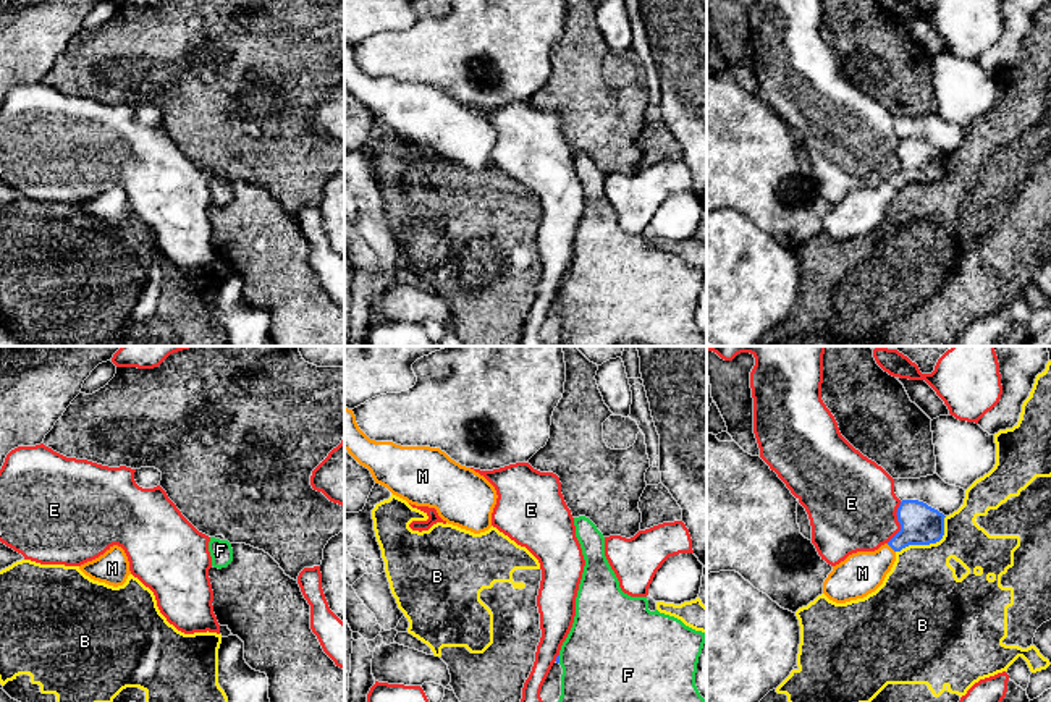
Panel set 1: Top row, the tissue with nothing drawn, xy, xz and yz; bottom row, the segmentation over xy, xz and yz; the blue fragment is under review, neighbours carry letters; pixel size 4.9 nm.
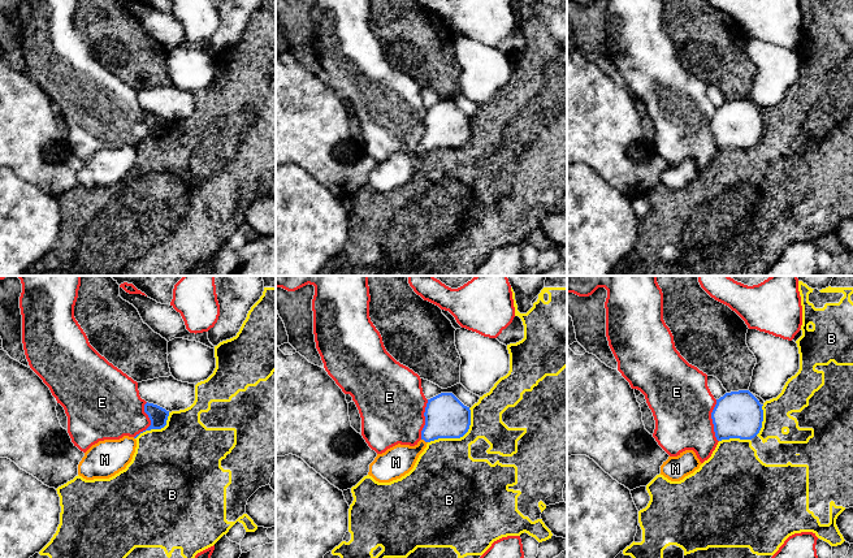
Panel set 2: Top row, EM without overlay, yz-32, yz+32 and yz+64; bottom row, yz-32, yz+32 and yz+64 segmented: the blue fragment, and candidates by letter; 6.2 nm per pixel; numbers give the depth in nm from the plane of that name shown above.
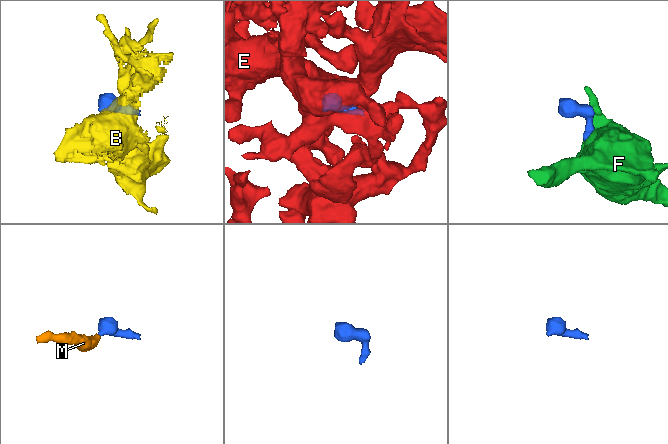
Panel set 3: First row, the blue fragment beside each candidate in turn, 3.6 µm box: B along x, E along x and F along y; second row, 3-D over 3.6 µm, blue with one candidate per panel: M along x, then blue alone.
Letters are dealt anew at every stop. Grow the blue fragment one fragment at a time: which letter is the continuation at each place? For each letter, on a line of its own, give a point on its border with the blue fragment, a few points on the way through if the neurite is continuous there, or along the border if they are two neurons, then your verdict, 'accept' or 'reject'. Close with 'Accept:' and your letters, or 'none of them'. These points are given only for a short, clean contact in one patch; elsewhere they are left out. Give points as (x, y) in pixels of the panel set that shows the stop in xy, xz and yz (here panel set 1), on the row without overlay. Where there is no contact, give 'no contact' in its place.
B: meets blue in yz at (928, 181); reject
E: meets blue in yz at (899, 160); reject
F: meets blue in xz at (558, 296); reject
M: meets blue in yz at (891, 185); runs through yz (920, 162), (891, 185), (862, 211); accept
Accept: M

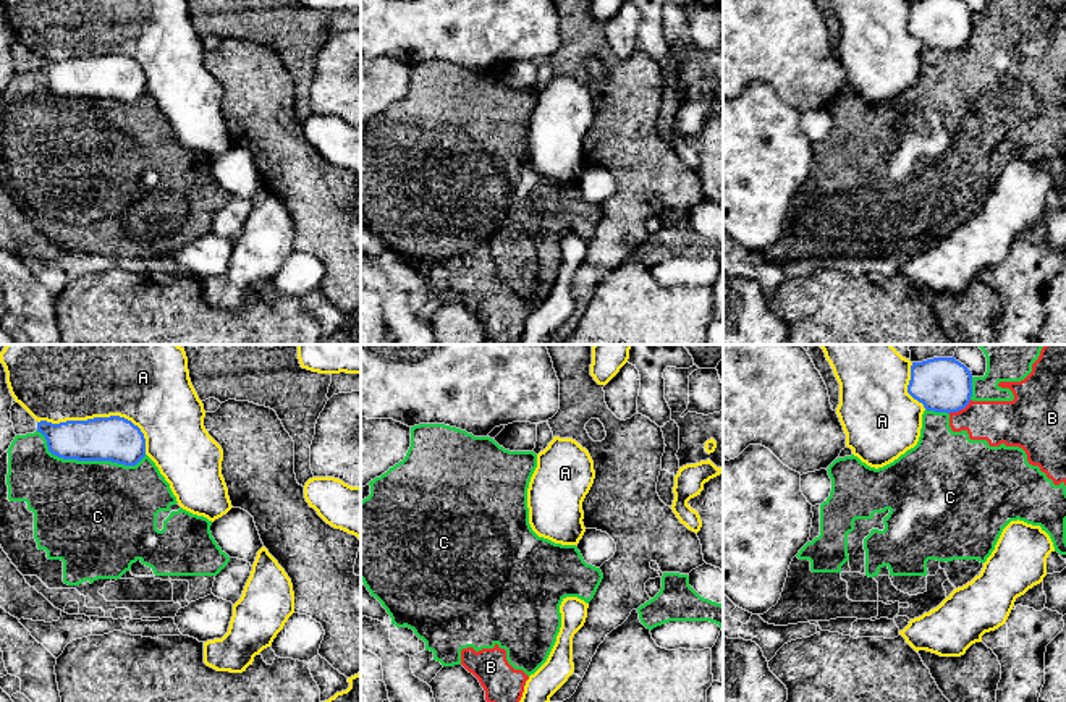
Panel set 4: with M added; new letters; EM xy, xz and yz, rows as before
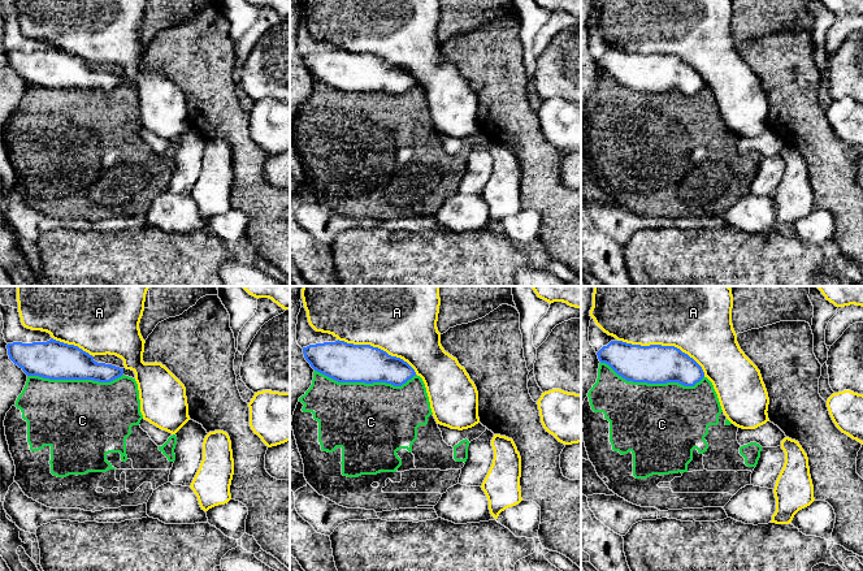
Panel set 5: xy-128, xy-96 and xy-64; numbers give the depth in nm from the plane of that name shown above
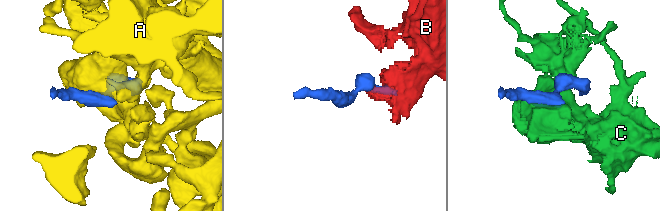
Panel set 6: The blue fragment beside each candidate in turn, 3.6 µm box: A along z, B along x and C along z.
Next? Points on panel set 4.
A: meets blue in xy at (101, 55); reject
B: meets blue in yz at (960, 47); border along yz (971, 38), (963, 46), (948, 50); reject
C: meets blue in xy at (88, 97); reject
Accept: none of them

